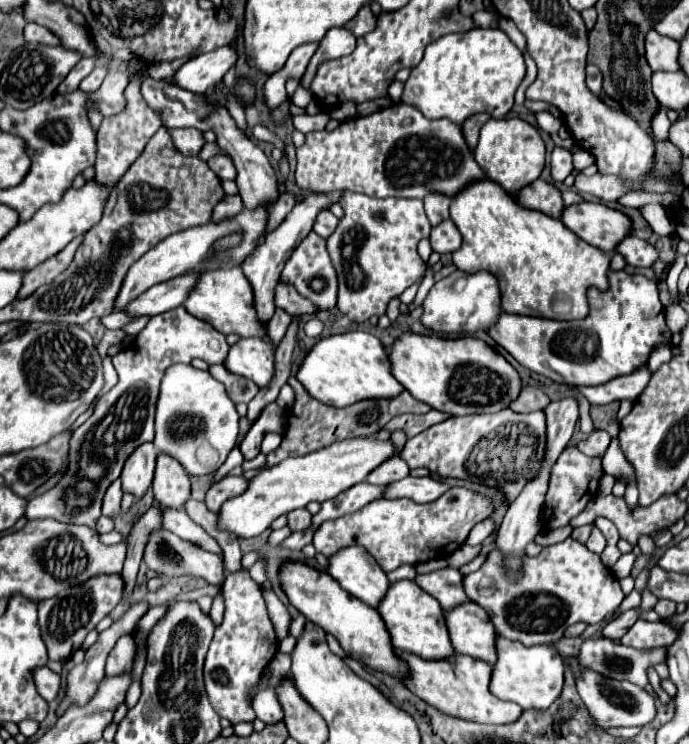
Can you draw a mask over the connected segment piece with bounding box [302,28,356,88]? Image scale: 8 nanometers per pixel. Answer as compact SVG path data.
M330 28L330 32L326 32L326 36L320 40L320 48L316 50L316 54L312 56L312 60L308 64L308 70L302 78L304 86L306 88L310 86L320 62L348 56L354 52L354 48L356 48L356 38L352 32L348 32L346 28Z

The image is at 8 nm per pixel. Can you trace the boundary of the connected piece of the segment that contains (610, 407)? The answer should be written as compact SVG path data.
M610 402L606 406L590 406L590 416L594 422L594 430L606 430L612 438L618 438L620 424L616 420L620 402Z

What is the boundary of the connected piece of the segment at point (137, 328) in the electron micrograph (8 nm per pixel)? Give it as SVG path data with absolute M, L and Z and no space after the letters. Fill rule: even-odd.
M142 316L127 324L122 330L126 335L136 336L149 322L151 316Z

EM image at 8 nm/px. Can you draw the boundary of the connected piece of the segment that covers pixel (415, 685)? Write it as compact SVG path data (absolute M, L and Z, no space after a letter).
M394 650L394 654L408 664L408 674L404 676L404 684L408 686L408 690L446 714L478 724L510 724L516 722L522 714L522 708L518 708L518 704L498 700L490 694L488 684L492 666L484 660L462 654L454 654L446 660L422 660L420 656L398 650Z

